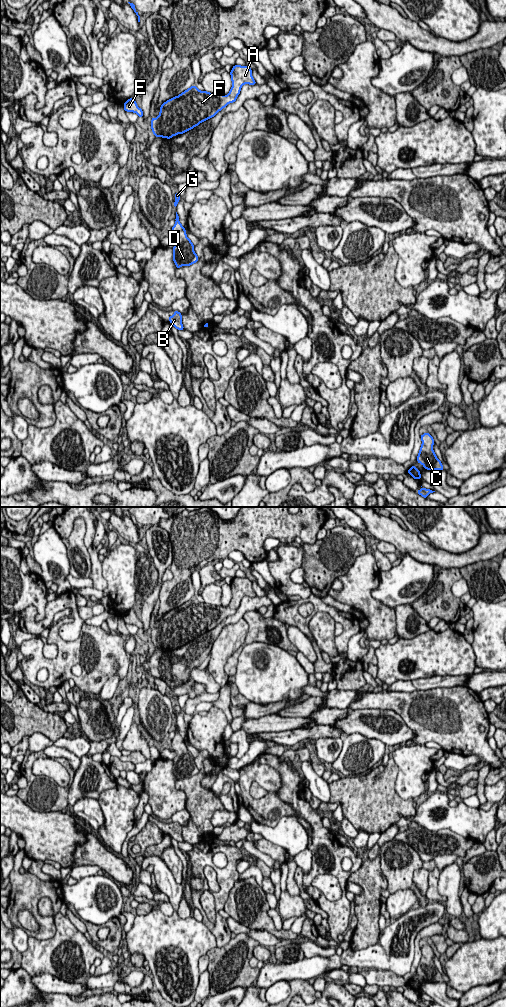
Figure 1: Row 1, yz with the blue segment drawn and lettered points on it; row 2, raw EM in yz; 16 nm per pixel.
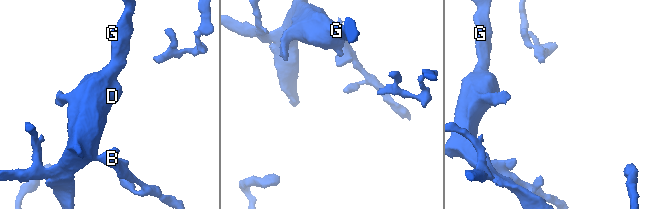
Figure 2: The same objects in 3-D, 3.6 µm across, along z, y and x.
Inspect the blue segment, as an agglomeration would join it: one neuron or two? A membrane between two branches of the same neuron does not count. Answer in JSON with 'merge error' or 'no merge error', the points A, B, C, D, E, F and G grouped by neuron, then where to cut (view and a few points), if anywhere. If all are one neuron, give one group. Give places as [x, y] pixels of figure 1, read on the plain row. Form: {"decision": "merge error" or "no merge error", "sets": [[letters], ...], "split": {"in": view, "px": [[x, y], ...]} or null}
{"decision": "no merge error", "sets": [["A", "B", "C", "D", "E", "F", "G"]], "split": null}

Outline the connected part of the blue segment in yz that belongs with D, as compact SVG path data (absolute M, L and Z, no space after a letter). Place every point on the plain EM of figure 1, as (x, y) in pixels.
M176 724L176 734L172 739L171 750L176 753L173 761L173 773L178 780L182 778L190 778L198 774L199 770L194 763L194 757L187 749L186 742L179 733Z

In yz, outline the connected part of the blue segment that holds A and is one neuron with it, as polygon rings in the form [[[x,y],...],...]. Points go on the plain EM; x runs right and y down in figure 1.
[[[234,577],[230,587],[232,599],[227,607],[200,603],[193,597],[164,614],[159,627],[151,629],[151,641],[155,649],[170,651],[193,641],[214,629],[228,616],[234,615],[244,596],[256,596],[249,578]]]

